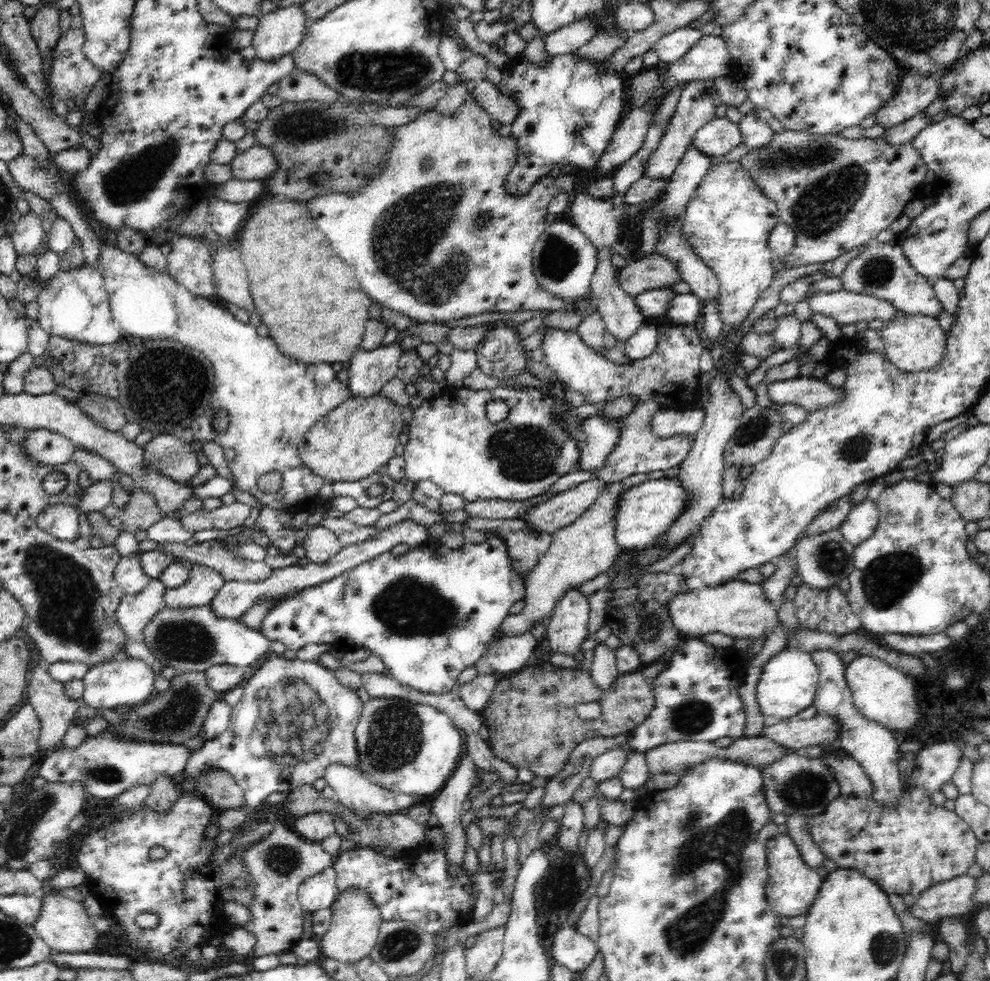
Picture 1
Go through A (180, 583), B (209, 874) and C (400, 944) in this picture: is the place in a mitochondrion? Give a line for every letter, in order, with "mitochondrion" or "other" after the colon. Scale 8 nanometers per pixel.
A: other
B: other
C: mitochondrion

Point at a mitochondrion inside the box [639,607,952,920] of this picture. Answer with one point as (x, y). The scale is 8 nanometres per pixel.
(807, 791)

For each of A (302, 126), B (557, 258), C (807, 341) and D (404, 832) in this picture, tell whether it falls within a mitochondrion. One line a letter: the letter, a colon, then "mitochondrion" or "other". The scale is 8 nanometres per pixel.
A: mitochondrion
B: mitochondrion
C: other
D: other

